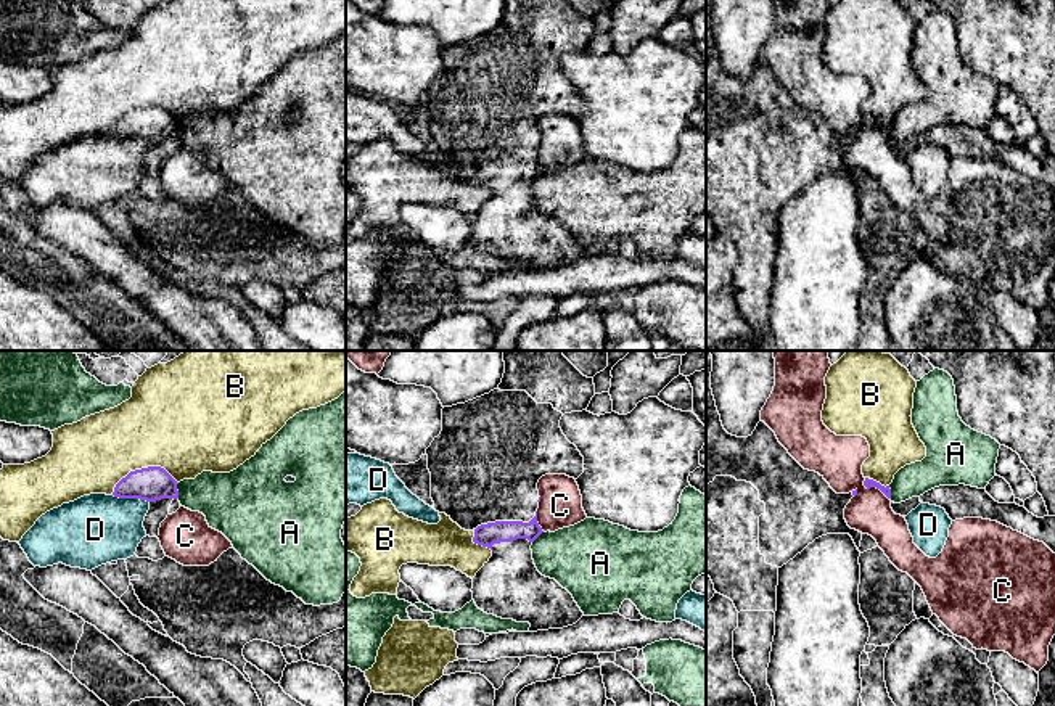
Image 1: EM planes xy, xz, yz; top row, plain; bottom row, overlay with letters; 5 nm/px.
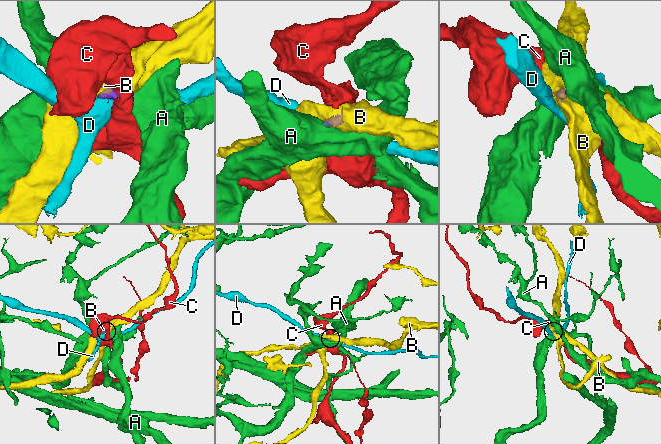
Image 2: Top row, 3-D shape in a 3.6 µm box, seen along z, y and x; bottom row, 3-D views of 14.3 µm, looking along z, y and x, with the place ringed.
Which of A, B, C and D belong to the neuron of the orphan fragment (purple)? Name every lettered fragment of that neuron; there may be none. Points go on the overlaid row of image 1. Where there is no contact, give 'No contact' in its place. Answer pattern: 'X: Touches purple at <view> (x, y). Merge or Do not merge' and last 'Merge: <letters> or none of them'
A: Touches purple at xy (177, 491). Do not merge
B: Touches purple at xy (142, 468). Do not merge
C: Touches purple at yz (874, 486). Do not merge
D: Touches purple at xy (131, 497). Do not merge
Merge: none of them

